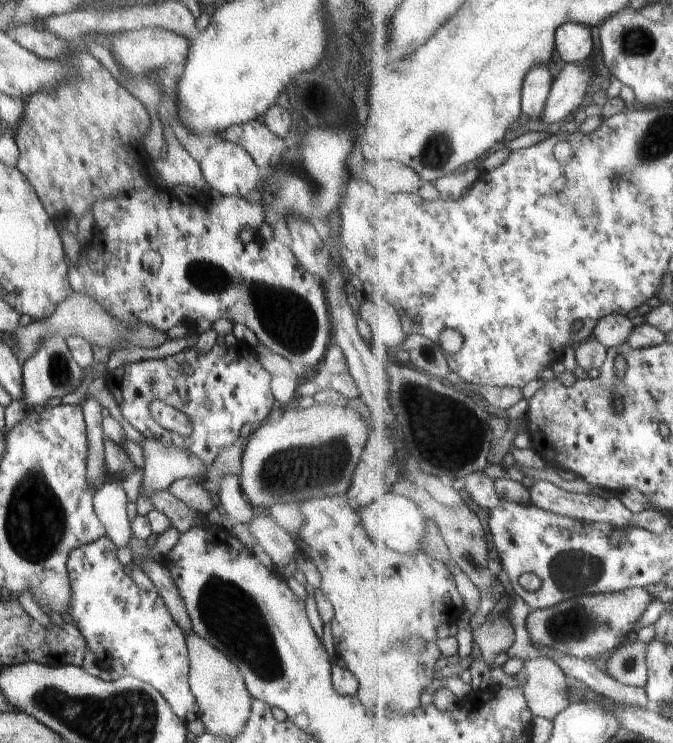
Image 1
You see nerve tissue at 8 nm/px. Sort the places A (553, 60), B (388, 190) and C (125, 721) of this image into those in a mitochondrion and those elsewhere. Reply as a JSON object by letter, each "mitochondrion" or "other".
{"A":"other","B":"other","C":"mitochondrion"}

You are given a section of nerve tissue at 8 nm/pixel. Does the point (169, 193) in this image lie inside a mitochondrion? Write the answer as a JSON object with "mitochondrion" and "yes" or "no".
{"mitochondrion":"no"}

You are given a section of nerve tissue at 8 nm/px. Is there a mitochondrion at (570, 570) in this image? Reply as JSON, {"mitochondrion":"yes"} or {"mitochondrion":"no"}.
{"mitochondrion":"yes"}

